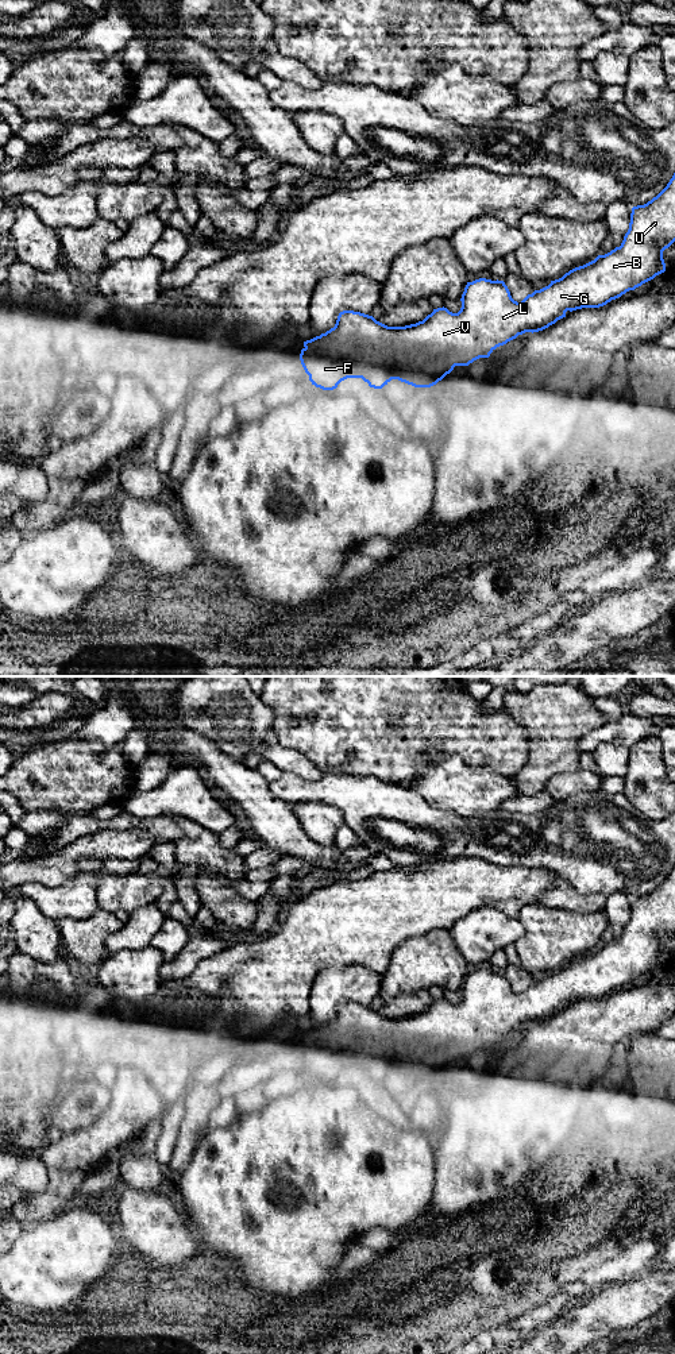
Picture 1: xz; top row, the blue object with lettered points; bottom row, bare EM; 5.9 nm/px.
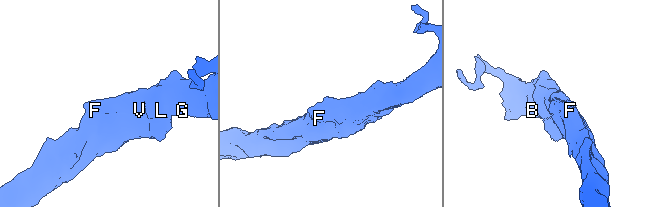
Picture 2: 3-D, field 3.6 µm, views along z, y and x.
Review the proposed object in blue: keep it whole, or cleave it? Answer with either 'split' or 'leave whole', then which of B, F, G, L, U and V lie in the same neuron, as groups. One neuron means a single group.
leave whole | B F G L U V

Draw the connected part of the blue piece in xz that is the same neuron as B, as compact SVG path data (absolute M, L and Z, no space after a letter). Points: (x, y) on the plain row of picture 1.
M675 864L667 877L651 892L632 899L629 921L620 938L616 938L605 946L598 946L594 952L575 958L562 969L540 981L528 985L521 994L512 990L504 972L491 972L479 969L467 973L462 985L462 999L458 1004L447 999L433 1000L423 1012L405 1018L387 1018L377 1012L373 1007L343 1002L339 1004L333 1019L304 1033L300 1045L301 1056L309 1066L309 1072L323 1081L333 1081L347 1069L362 1069L370 1079L382 1080L392 1071L398 1071L414 1079L431 1079L450 1065L455 1057L468 1057L479 1049L489 1049L500 1037L516 1030L525 1023L539 1023L558 1011L566 1008L566 1003L582 999L599 999L634 981L643 975L653 971L666 963L663 942L675 933Z

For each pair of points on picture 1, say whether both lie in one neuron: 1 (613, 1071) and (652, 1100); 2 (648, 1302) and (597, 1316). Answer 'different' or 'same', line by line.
1: different
2: same

